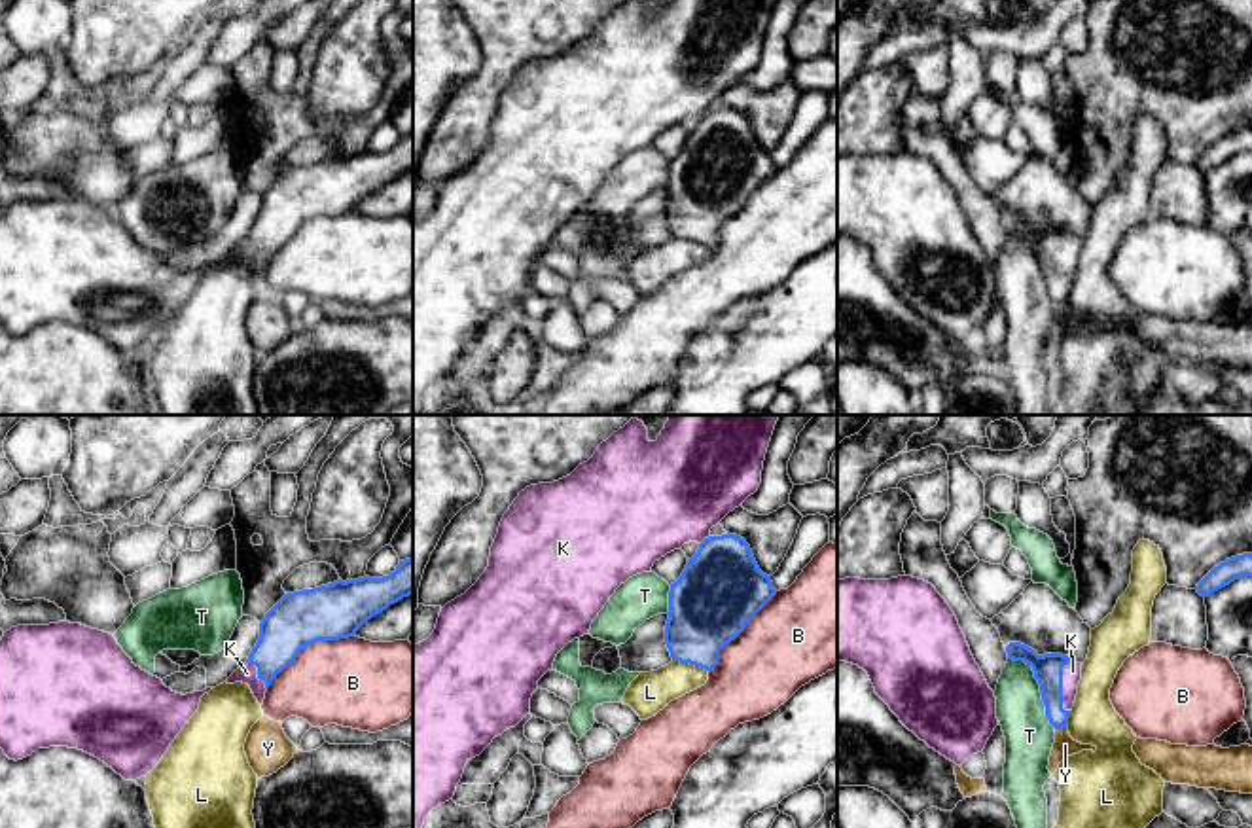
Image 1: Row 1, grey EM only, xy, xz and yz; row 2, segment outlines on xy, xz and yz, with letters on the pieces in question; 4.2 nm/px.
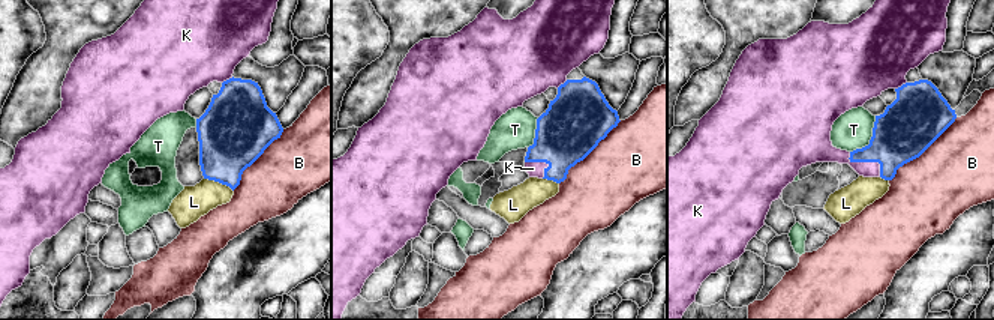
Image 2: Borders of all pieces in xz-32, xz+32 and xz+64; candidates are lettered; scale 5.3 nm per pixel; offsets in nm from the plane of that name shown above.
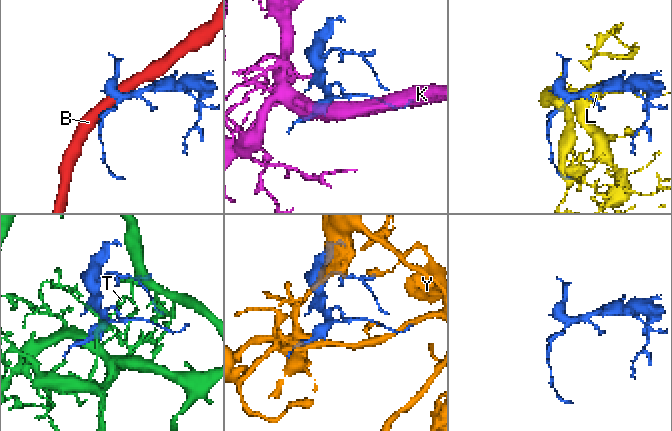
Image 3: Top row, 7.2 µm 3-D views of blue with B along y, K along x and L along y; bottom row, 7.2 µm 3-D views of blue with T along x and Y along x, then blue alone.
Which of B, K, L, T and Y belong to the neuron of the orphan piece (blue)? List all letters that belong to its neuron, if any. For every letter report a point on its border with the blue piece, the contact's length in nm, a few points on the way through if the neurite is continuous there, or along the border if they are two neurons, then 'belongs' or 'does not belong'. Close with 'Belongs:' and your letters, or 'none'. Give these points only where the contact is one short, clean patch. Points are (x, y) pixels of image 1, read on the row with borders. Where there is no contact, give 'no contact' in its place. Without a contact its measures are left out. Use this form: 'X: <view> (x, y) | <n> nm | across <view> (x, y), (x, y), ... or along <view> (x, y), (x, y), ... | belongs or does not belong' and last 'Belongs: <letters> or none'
B: xy (307, 645) | 440 nm | does not belong
K: yz (1061, 684) | 220 nm | belongs
L: xz (692, 664) | 170 nm | does not belong
T: yz (1040, 686) | 360 nm | does not belong
Y: yz (1059, 728) | 50 nm | does not belong
Belongs: K

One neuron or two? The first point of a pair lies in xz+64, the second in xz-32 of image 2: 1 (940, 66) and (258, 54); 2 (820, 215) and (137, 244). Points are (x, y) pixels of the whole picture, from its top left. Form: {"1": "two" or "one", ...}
{"1": "two", "2": "two"}

